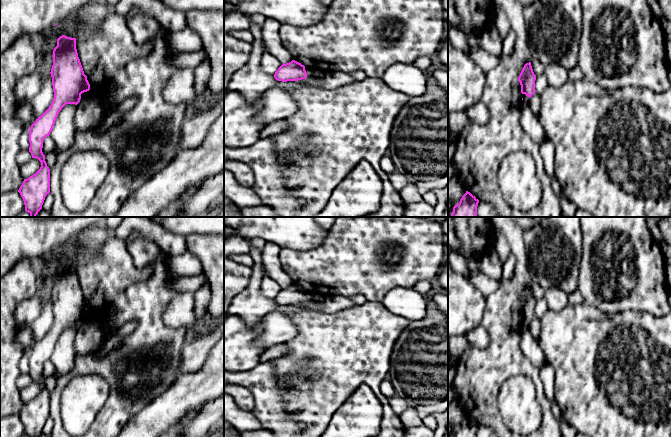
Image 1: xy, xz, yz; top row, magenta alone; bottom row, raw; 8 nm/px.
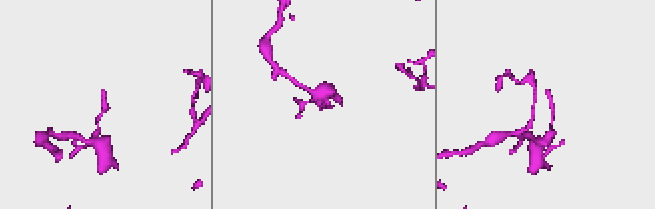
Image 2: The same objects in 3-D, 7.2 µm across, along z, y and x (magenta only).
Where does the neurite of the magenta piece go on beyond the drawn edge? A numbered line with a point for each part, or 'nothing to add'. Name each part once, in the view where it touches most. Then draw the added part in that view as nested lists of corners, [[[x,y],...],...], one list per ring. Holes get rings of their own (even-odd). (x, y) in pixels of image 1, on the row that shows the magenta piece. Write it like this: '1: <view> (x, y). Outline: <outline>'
nothing to add

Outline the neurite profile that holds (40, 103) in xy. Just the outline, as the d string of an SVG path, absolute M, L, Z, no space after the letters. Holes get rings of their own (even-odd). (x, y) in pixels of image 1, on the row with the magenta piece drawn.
M37 69L38 73L41 75L41 84L42 87L38 94L32 99L30 102L33 116L38 119L51 105L54 92L52 85L52 77L51 74L45 71Z

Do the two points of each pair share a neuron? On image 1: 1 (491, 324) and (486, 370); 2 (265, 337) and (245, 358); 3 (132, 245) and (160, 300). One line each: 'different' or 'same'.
1: same
2: different
3: different

